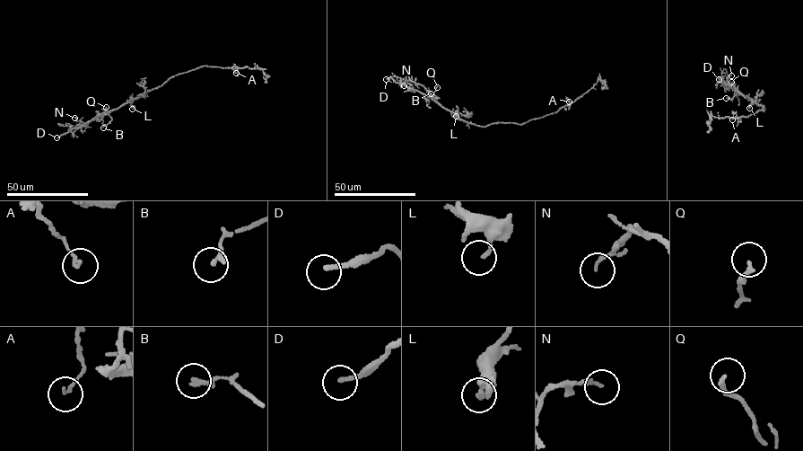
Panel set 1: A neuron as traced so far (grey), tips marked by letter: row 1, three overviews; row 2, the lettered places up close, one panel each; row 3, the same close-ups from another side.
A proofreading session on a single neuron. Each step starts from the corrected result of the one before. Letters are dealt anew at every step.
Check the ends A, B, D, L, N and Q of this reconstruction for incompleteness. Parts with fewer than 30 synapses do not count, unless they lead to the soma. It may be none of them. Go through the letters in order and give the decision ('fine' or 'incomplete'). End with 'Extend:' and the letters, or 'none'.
A: fine
B: fine
D: incomplete
L: fine
N: fine
Q: fine
Extend: D

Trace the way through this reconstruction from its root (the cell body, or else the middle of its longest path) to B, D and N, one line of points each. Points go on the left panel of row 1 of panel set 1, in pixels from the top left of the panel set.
B: (171, 76), (160, 86), (105, 113), (111, 119), (103, 128)
D: (171, 76), (160, 86), (56, 137)
N: (171, 76), (160, 86), (88, 122), (74, 118)

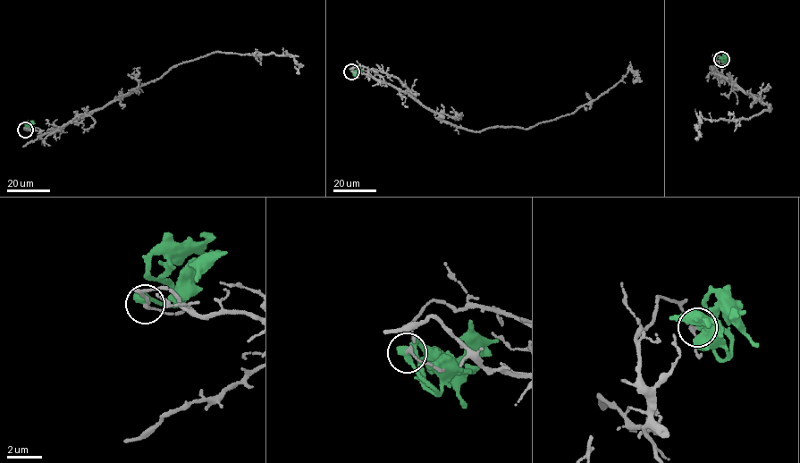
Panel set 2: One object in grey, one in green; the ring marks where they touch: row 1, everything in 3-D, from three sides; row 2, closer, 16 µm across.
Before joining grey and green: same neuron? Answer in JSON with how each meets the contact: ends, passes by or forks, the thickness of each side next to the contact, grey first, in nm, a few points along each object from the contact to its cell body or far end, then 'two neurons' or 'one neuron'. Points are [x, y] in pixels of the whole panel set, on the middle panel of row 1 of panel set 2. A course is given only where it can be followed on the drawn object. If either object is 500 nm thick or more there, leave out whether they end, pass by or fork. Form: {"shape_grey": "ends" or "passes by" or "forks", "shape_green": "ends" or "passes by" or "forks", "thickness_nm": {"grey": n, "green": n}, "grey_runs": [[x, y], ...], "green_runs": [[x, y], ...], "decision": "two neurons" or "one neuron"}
{"shape_grey": "passes by", "shape_green": "ends", "thickness_nm": {"grey": 140, "green": 480}, "grey_runs": [[351, 71], [365, 66], [442, 119], [476, 131], [532, 128], [589, 105], [629, 70], [637, 75], [633, 79]], "green_runs": [[351, 71], [353, 73], [363, 70]], "decision": "two neurons"}

